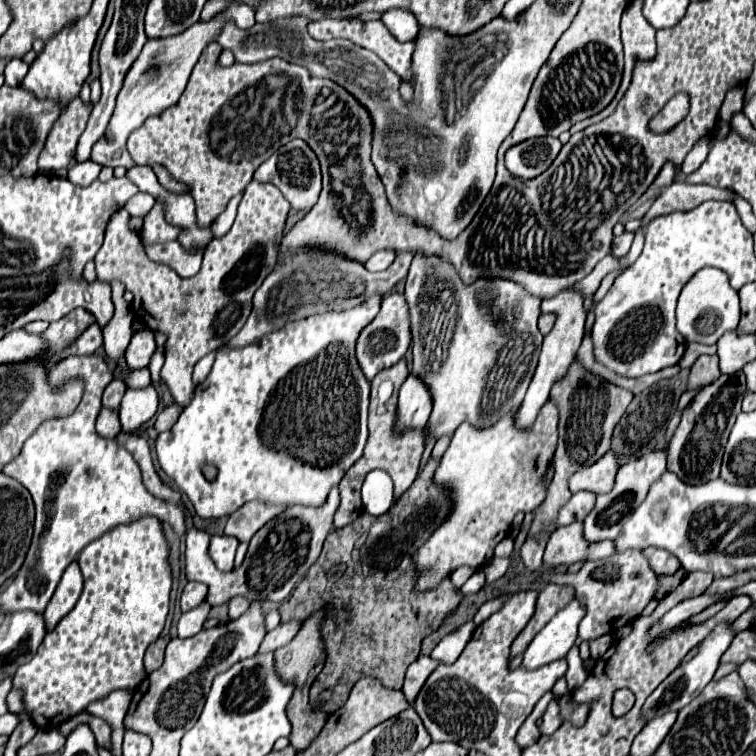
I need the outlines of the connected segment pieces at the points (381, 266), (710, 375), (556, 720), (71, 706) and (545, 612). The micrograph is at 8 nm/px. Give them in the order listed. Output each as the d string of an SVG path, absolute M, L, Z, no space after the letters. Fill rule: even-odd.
M383 250L374 254L366 263L365 268L369 271L385 270L393 262L395 258L394 252L391 250Z
M700 356L690 370L690 378L688 378L688 388L698 388L698 386L706 386L710 382L714 382L720 376L718 370L718 356Z
M550 700L546 712L542 714L542 724L540 724L540 732L542 734L554 734L562 724L562 716L560 716L560 704L556 700Z
M142 516L136 522L122 524L114 532L90 542L78 556L78 566L84 576L84 592L74 610L46 634L36 656L16 670L14 686L24 690L24 704L36 728L56 730L58 724L82 712L90 702L108 696L120 688L134 688L146 676L142 658L150 642L154 642L166 622L168 596L172 588L172 568L168 562L170 548L158 518Z
M548 584L536 600L536 612L530 618L530 622L526 624L526 628L518 634L518 638L512 644L512 656L520 654L526 650L526 646L532 642L532 638L550 622L550 618L562 608L566 606L570 600L574 598L574 590L568 586L556 586L556 584Z

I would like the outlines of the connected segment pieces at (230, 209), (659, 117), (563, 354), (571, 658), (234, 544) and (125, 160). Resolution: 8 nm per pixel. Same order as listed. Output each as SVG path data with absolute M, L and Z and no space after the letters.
M236 194L236 196L228 202L226 210L212 222L212 232L214 232L214 236L222 236L222 234L226 234L226 232L230 230L234 218L236 218L236 208L238 208L240 198L242 198L242 194Z
M676 94L652 120L650 120L650 132L664 134L670 132L676 124L680 124L688 116L690 100L688 94Z
M566 288L566 290L558 292L556 296L542 300L540 309L542 313L556 314L556 324L550 330L550 334L544 336L544 344L542 344L542 350L540 350L538 368L534 372L534 378L530 382L530 388L526 392L526 398L524 398L522 406L520 406L518 418L516 418L516 426L520 426L520 428L530 428L534 424L534 420L536 420L542 404L546 404L546 400L550 396L552 384L566 374L568 366L572 364L572 360L574 360L574 356L576 356L576 352L580 348L582 336L584 336L586 310L584 310L584 298L582 298L580 292L576 292L572 288Z
M574 645L566 656L568 670L565 678L569 691L580 687L588 677L588 672L584 669L583 661L579 655L578 646Z
M212 536L210 540L210 558L214 560L218 570L234 568L234 554L238 548L238 540L230 536Z
M232 2L232 6L226 10L226 14L216 16L210 22L196 22L194 26L184 30L182 34L176 34L176 36L170 36L170 38L156 38L156 40L146 42L140 56L136 58L130 72L126 74L124 86L118 94L116 110L110 118L110 124L106 128L104 136L94 144L94 150L92 150L92 156L90 156L92 162L96 162L100 166L110 166L110 168L116 168L116 166L132 168L132 166L136 166L134 160L130 158L128 150L126 150L126 140L128 140L130 132L140 128L148 116L156 116L156 114L164 112L166 108L170 108L178 102L178 98L182 96L182 92L188 84L192 68L196 66L196 62L200 58L200 52L218 36L226 18L232 18L236 22L236 26L242 28L242 30L248 30L256 24L254 10L250 6Z

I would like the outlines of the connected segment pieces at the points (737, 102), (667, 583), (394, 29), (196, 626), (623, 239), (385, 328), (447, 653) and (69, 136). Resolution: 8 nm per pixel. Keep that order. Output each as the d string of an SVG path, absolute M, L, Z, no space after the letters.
M744 84L733 87L726 94L726 100L720 108L720 120L729 124L732 116L741 111L744 106L746 86Z
M680 568L676 574L672 574L672 576L658 576L658 580L660 580L660 590L658 590L658 594L656 594L656 598L654 600L660 600L666 592L670 592L672 588L676 588L680 582L682 582L682 578L686 576L686 570L684 568Z
M390 10L382 16L382 22L398 42L410 42L418 34L418 20L414 18L412 12Z
M202 602L198 608L184 612L178 620L178 638L190 638L190 636L198 634L202 630L204 620L208 618L208 612L210 612L208 602Z
M623 233L614 238L610 254L615 257L624 257L630 250L631 244L634 239L634 233Z
M392 292L386 294L382 300L382 308L378 312L378 316L362 330L358 344L356 344L356 356L360 362L362 372L366 374L368 380L372 380L380 370L394 366L408 350L410 346L410 316L408 316L408 308L406 308L406 298L400 292Z
M470 620L466 624L462 624L460 628L456 628L454 632L450 632L448 636L444 636L440 640L440 644L432 650L432 658L444 664L454 664L458 660L458 656L462 654L464 646L470 642L470 636L474 632L476 624Z
M74 98L60 120L54 124L46 146L38 158L38 166L44 172L54 172L60 168L68 168L70 160L74 158L74 150L78 144L80 134L86 128L92 104L84 104L80 98Z

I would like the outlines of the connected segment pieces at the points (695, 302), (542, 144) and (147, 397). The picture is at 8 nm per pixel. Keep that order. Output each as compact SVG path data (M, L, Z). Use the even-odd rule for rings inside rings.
M702 268L684 286L676 308L676 326L678 332L686 338L686 342L716 344L722 334L732 332L738 326L738 320L740 320L738 292L730 286L726 272L718 268Z
M544 136L544 138L530 138L512 146L506 152L506 168L512 176L522 180L532 180L540 176L558 156L562 144L558 138Z
M154 386L132 390L128 388L120 402L120 424L122 432L134 434L144 422L148 422L158 408L159 396Z

